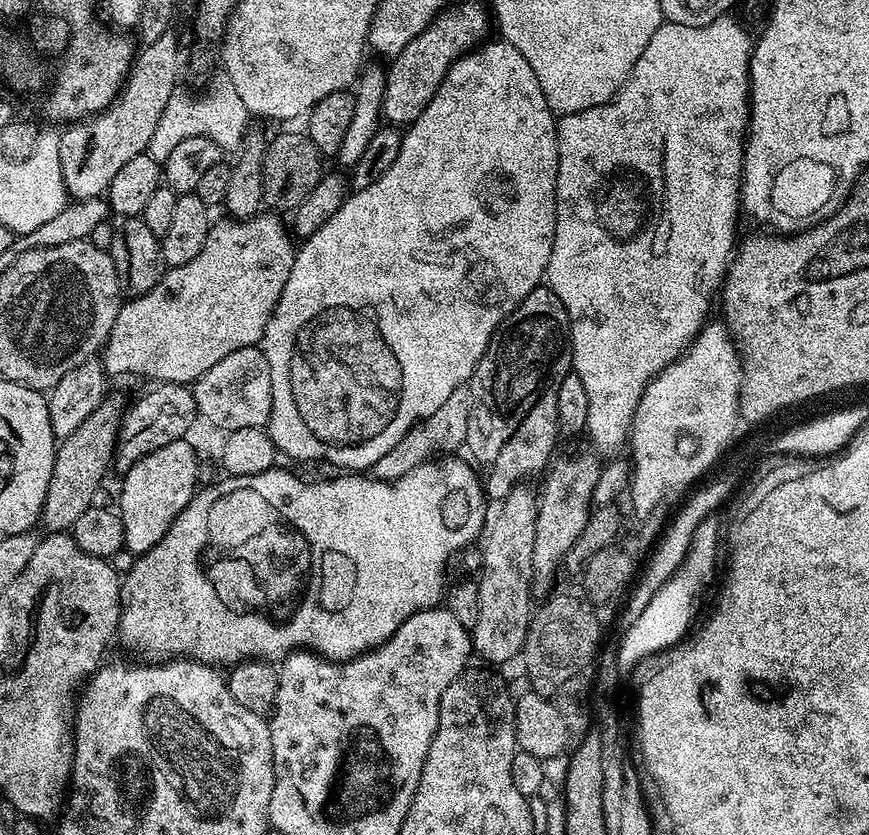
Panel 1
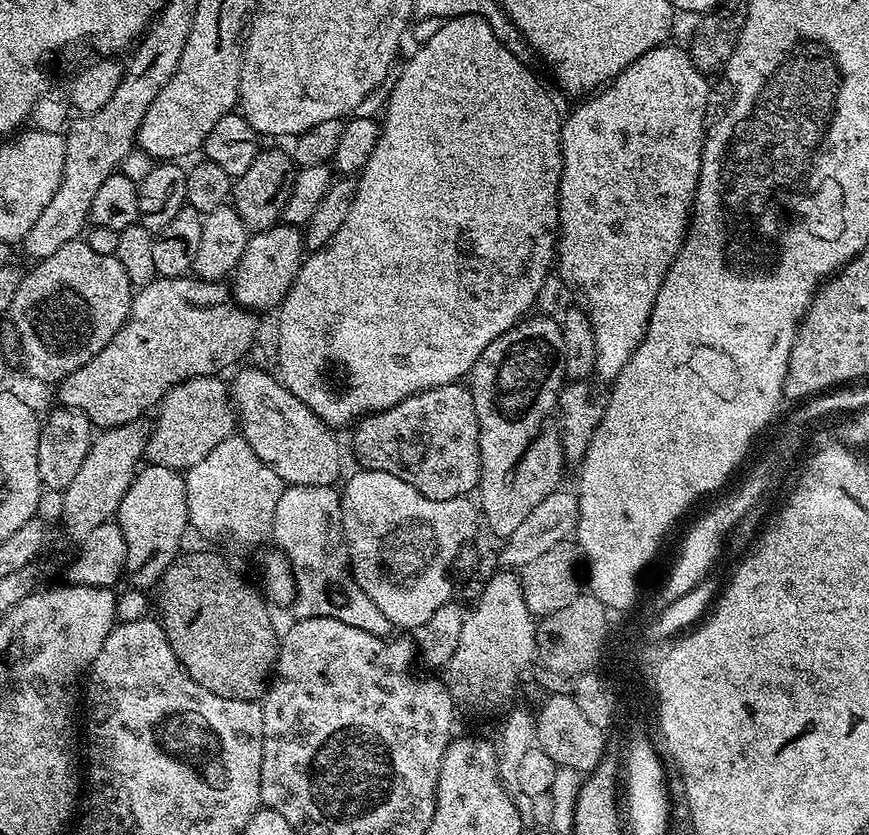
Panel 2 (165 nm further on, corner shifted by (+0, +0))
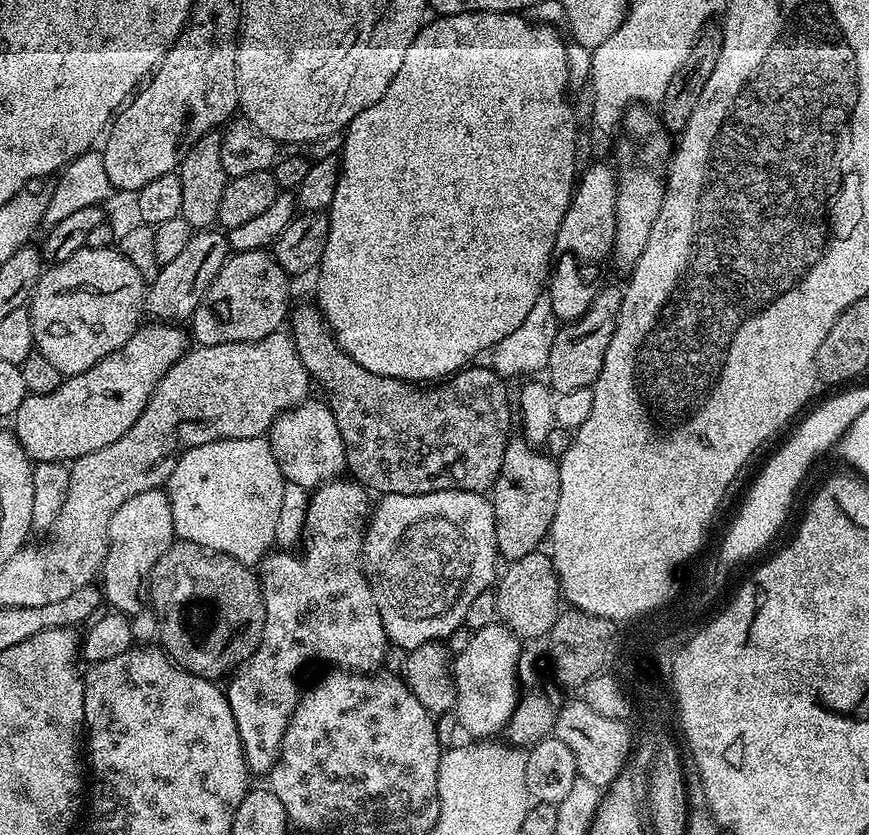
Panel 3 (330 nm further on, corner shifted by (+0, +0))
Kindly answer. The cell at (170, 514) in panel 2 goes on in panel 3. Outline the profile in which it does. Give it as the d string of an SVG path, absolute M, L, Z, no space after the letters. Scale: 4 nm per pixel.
M155 488L134 494L134 498L126 498L126 502L114 510L108 531L108 553L102 569L102 596L109 609L125 614L139 610L148 575L175 539L174 514L170 510L167 491Z

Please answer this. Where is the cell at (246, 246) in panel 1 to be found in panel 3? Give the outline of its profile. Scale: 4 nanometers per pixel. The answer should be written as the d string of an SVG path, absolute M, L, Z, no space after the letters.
M172 322L145 323L122 347L90 366L90 370L61 379L54 394L25 396L14 417L14 435L28 459L71 462L118 442L138 422L166 370L189 351L189 333L180 328Z

